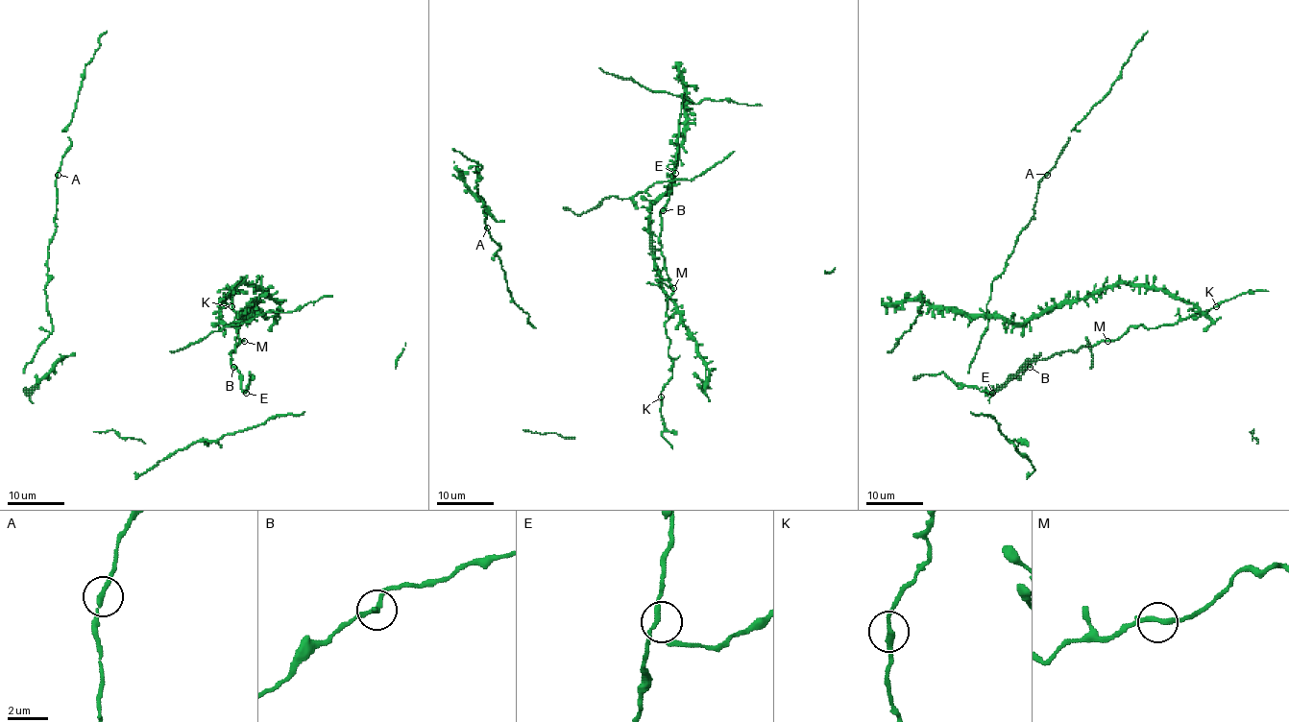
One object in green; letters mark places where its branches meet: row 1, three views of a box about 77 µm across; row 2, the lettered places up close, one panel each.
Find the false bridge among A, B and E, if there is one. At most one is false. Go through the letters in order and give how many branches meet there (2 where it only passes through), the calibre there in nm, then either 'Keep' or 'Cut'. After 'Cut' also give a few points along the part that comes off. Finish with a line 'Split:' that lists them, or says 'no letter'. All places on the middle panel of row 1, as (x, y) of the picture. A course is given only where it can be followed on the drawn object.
A: Branches: 2. Thickness 220 nm. Keep
B: Branches: 2. Thickness 240 nm. Keep
E: Branches: 2. Thickness 200 nm. Keep
Split: no letter

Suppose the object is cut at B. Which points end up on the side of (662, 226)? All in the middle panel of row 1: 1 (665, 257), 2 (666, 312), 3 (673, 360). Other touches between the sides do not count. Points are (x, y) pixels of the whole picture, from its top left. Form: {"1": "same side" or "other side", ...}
{"1": "same side", "2": "same side", "3": "same side"}

